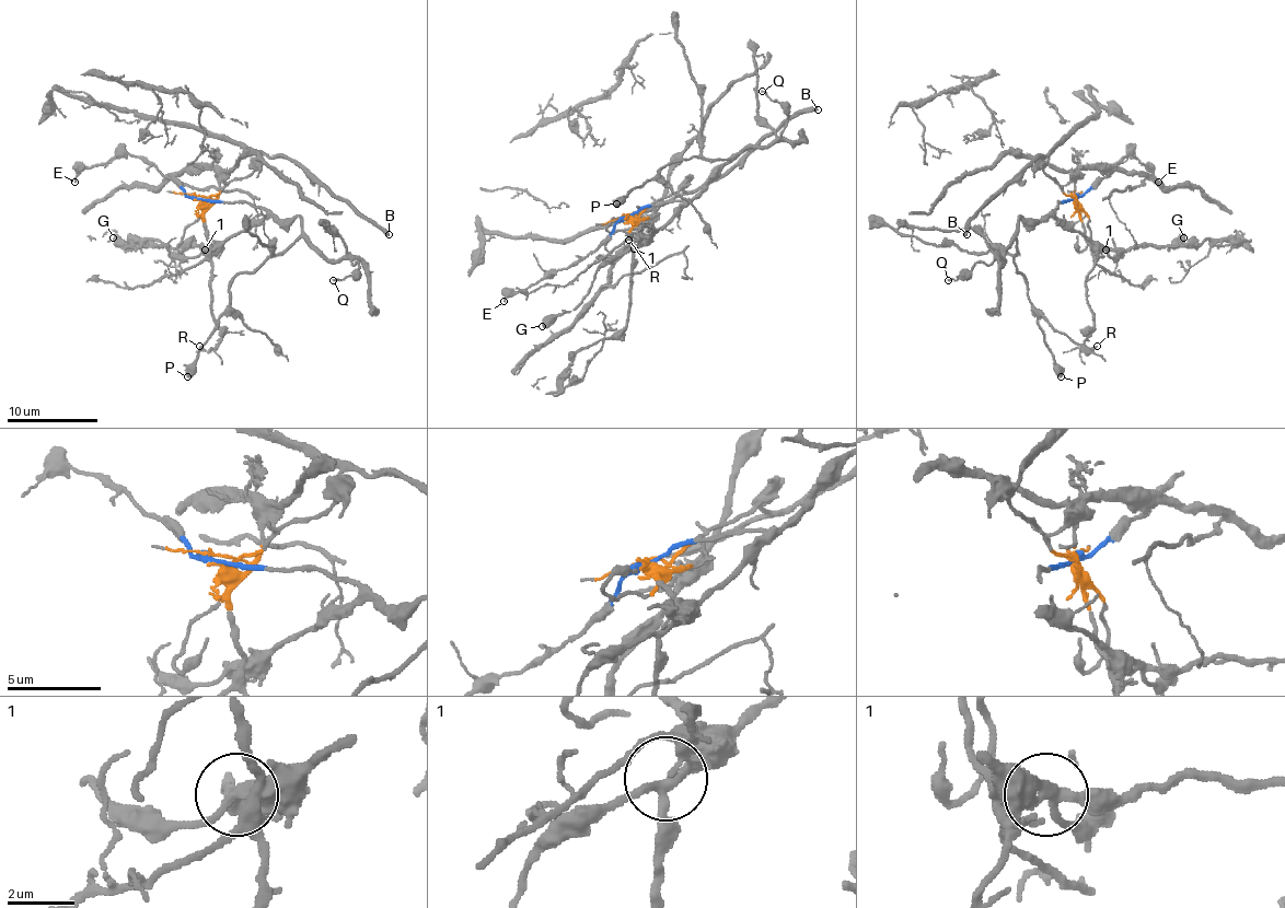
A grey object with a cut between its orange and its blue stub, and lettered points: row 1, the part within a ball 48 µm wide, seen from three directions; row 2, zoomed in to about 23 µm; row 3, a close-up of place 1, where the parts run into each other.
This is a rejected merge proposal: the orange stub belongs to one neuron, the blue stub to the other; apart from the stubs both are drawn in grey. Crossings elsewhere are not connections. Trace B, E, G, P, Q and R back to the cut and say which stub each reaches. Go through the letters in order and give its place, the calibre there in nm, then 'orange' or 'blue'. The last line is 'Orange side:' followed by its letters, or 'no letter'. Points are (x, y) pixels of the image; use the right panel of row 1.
B: (967, 234) | 360 nm | orange
E: (1158, 182) | 130 nm | blue
G: (1183, 237) | 600 nm | blue
P: (1061, 376) | 600 nm | blue
Q: (948, 280) | 150 nm | blue
R: (1097, 346) | 300 nm | orange
Orange side: B, R

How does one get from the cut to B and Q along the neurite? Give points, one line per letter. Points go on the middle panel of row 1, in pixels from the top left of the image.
B: (625, 216), (646, 211), (682, 186), (686, 190), (712, 184), (786, 120), (818, 108)
Q: (625, 216), (655, 204), (689, 201), (748, 148), (766, 148), (782, 131), (786, 111), (762, 91)

